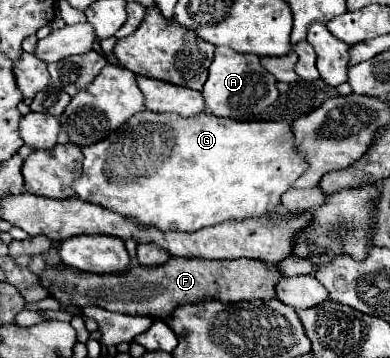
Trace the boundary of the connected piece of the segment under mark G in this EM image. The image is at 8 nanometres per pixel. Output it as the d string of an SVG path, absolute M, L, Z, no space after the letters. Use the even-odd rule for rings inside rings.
M141 111L139 115L133 115L119 131L111 133L107 139L83 147L83 175L77 177L73 181L73 191L79 199L89 201L89 203L97 203L113 213L119 213L123 217L133 219L139 227L157 227L159 231L199 231L203 227L209 225L219 225L225 221L233 221L233 219L249 219L249 217L261 217L265 211L271 211L275 207L281 205L279 197L289 189L289 185L305 171L305 163L303 159L299 159L299 155L295 155L293 151L293 135L289 129L289 123L279 123L279 121L233 121L227 117L215 117L209 115L207 111L203 115L191 117L191 119L183 119L179 115L159 115L159 113L151 113L151 111Z

